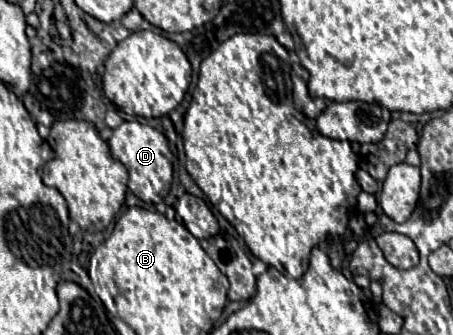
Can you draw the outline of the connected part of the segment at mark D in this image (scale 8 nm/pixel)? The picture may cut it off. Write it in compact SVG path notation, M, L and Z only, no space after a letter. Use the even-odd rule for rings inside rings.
M137 120L123 122L117 126L109 138L109 150L115 160L119 160L129 172L129 190L149 204L159 204L171 186L173 180L173 166L171 166L171 152L167 146L167 138L151 128L149 124L141 124Z

